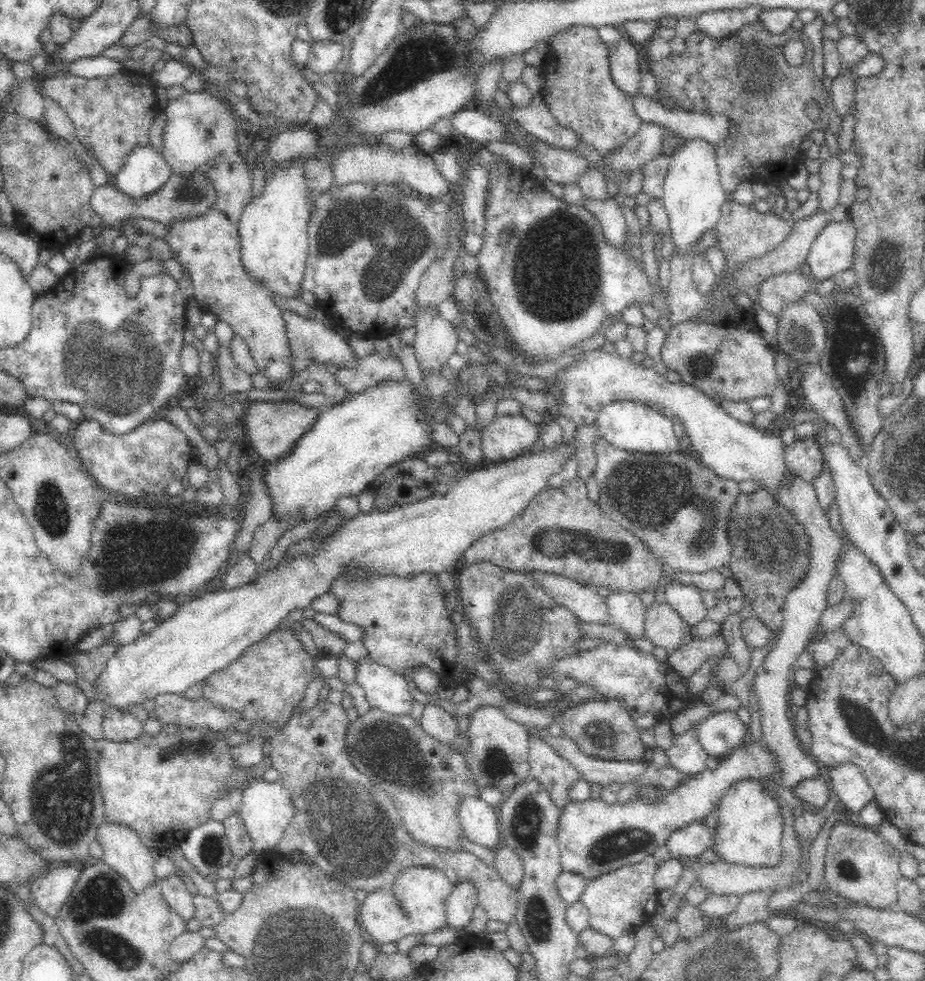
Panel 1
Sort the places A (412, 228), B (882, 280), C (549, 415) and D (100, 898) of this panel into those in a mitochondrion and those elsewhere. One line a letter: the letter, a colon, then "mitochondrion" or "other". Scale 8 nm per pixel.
A: mitochondrion
B: mitochondrion
C: other
D: mitochondrion

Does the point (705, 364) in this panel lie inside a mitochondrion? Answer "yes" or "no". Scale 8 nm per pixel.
yes

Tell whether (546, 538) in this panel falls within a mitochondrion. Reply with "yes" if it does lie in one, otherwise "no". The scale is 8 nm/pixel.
yes

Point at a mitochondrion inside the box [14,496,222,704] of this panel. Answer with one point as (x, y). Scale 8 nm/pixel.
(128, 561)

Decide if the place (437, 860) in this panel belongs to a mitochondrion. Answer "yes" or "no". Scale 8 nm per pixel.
no

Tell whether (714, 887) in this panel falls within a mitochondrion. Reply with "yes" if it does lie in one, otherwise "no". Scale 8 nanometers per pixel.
no

